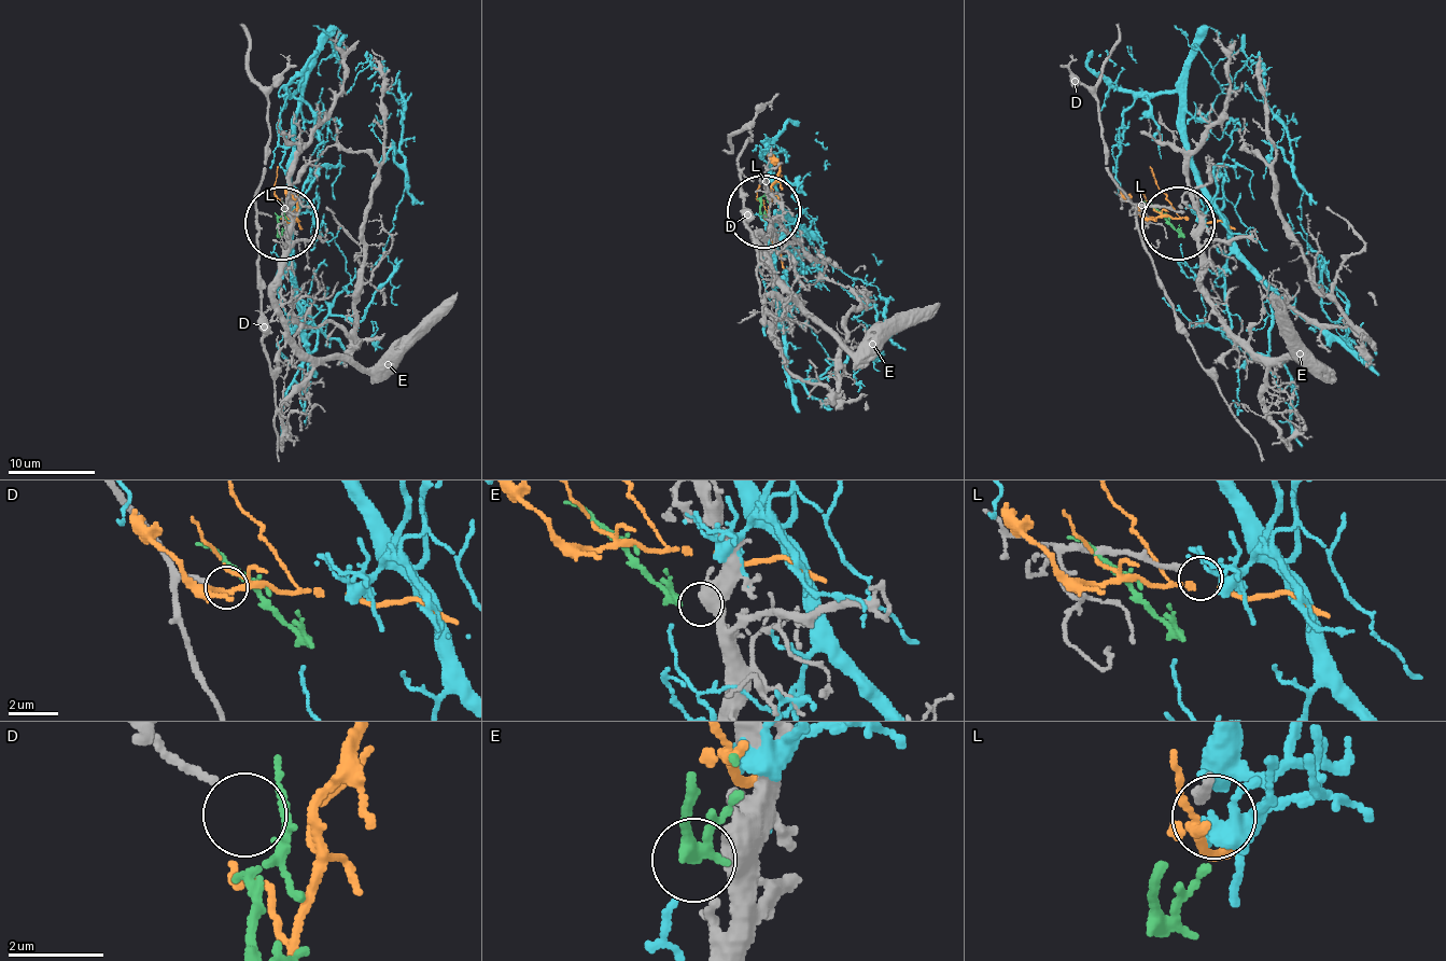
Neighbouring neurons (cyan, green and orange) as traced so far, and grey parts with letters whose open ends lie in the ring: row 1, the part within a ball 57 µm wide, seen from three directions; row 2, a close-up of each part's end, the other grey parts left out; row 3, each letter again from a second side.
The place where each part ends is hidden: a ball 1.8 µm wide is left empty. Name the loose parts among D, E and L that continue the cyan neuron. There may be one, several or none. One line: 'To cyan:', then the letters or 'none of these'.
To cyan: L

